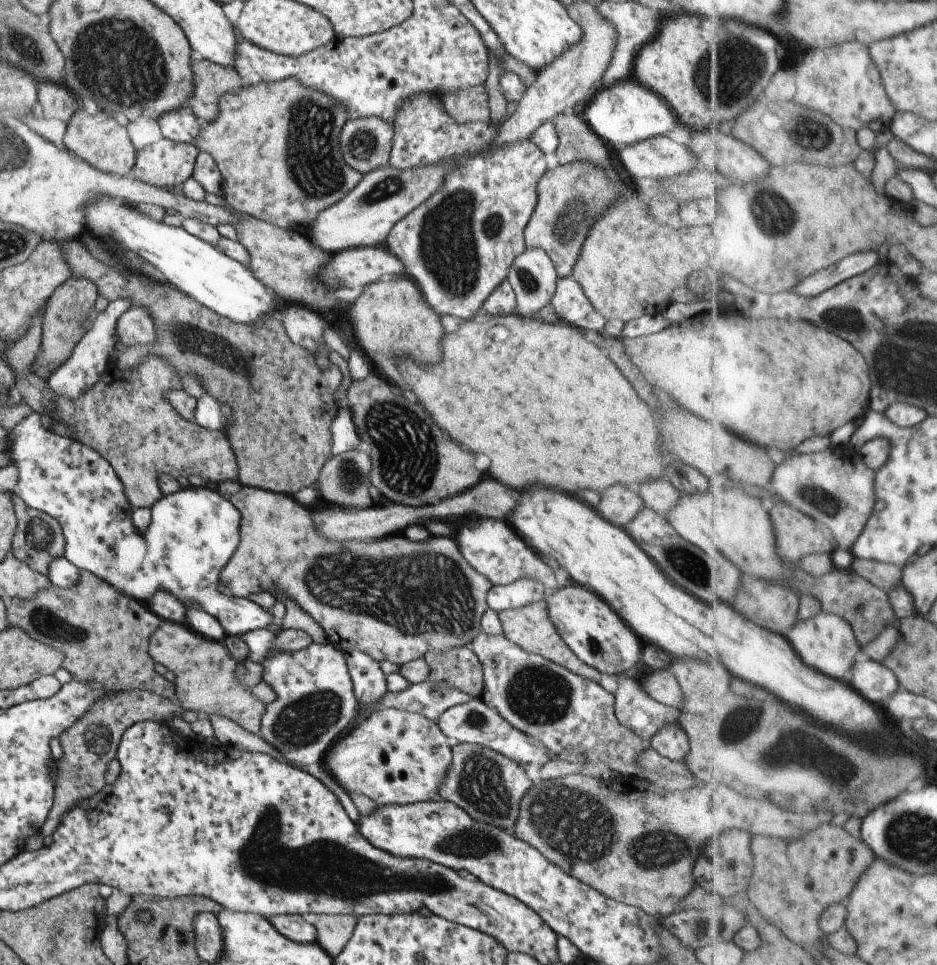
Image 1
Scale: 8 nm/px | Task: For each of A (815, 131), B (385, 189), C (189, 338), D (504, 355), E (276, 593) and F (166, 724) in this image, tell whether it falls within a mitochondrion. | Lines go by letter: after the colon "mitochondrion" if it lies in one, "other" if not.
A: mitochondrion
B: mitochondrion
C: mitochondrion
D: other
E: other
F: other

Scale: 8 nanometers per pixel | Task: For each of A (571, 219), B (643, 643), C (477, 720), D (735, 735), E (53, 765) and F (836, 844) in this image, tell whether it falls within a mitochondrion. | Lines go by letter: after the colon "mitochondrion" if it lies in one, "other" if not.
A: mitochondrion
B: other
C: mitochondrion
D: mitochondrion
E: other
F: other

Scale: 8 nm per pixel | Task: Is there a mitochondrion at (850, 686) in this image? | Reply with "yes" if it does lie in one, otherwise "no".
no

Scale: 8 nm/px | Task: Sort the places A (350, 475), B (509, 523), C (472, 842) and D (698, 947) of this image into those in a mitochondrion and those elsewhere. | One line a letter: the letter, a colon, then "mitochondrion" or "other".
A: mitochondrion
B: other
C: mitochondrion
D: other

